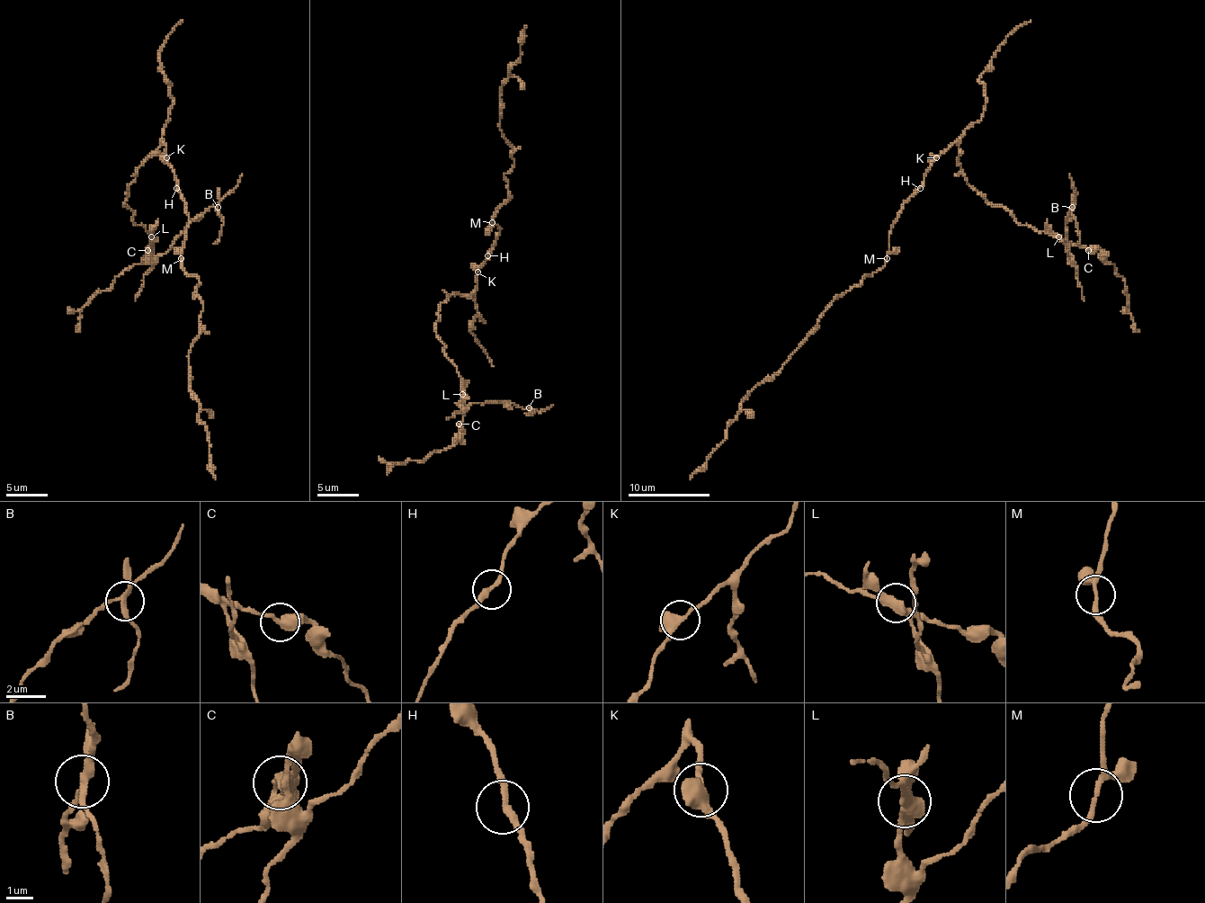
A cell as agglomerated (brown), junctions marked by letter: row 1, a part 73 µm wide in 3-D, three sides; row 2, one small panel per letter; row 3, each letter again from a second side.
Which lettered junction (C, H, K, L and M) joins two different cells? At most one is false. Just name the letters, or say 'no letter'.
L

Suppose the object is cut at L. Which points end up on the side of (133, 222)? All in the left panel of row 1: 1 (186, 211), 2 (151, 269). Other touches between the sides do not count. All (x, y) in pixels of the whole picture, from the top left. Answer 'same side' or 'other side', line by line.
1: same side
2: other side

